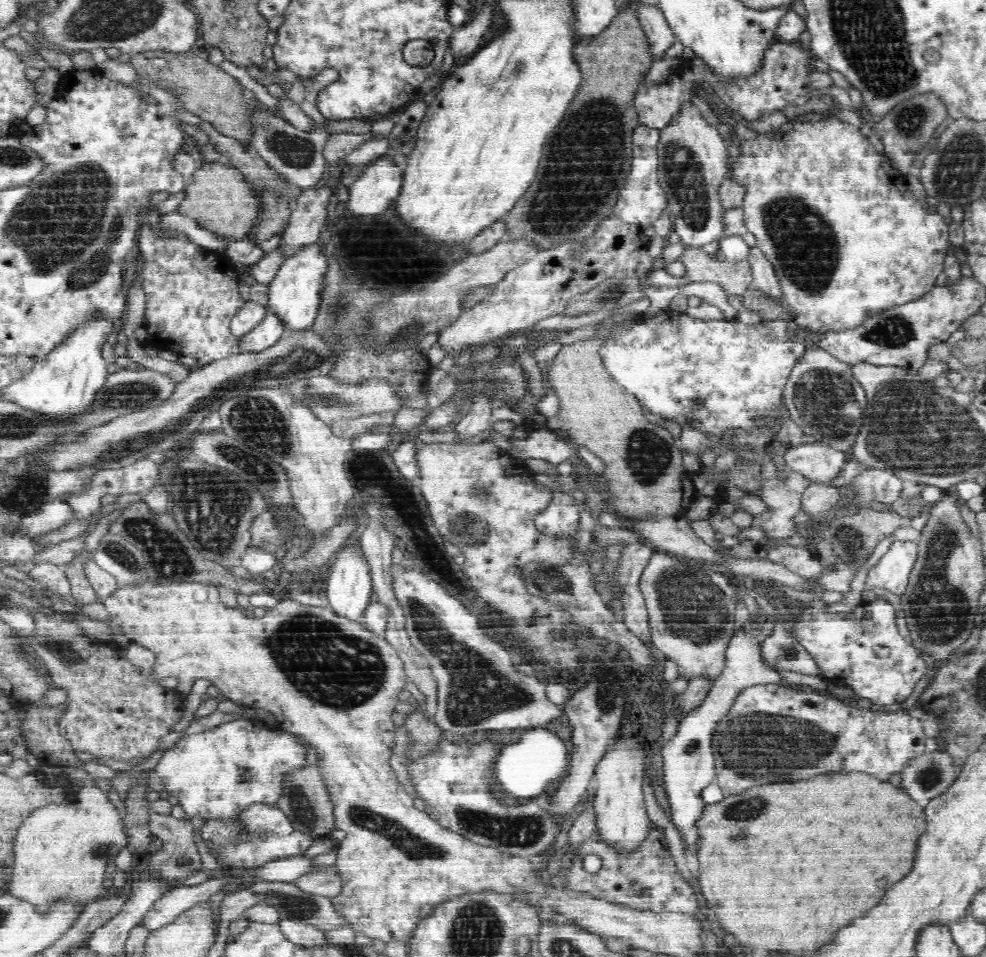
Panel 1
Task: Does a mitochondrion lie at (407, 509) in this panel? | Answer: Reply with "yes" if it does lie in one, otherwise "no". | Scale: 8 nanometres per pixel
yes

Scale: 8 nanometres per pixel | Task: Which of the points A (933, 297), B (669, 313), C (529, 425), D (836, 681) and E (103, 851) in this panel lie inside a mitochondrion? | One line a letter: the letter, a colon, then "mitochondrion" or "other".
A: other
B: other
C: other
D: other
E: mitochondrion

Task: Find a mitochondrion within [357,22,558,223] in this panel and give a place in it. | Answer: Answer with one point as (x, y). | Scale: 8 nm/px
(519, 68)

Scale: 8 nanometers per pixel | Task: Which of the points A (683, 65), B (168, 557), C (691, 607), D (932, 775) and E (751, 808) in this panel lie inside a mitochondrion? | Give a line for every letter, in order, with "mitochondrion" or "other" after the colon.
A: other
B: mitochondrion
C: mitochondrion
D: mitochondrion
E: mitochondrion

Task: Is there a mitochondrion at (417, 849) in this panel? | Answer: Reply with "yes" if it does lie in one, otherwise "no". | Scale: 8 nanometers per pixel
yes

